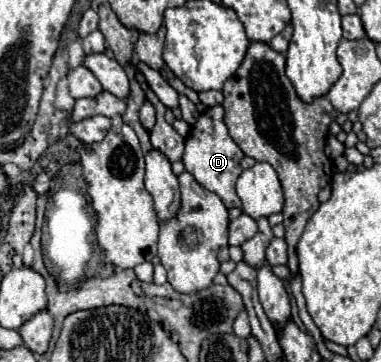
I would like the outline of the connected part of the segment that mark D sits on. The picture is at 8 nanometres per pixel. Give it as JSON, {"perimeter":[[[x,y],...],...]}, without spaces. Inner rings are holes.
{"perimeter":[[[220,104],[206,108],[198,122],[192,126],[190,134],[186,136],[186,150],[182,156],[182,162],[186,166],[186,170],[210,192],[218,194],[220,200],[226,204],[228,209],[240,207],[241,202],[236,194],[236,180],[242,172],[240,168],[240,160],[244,158],[244,152],[238,148],[238,144],[230,138],[228,128],[224,124],[224,110]]]}

